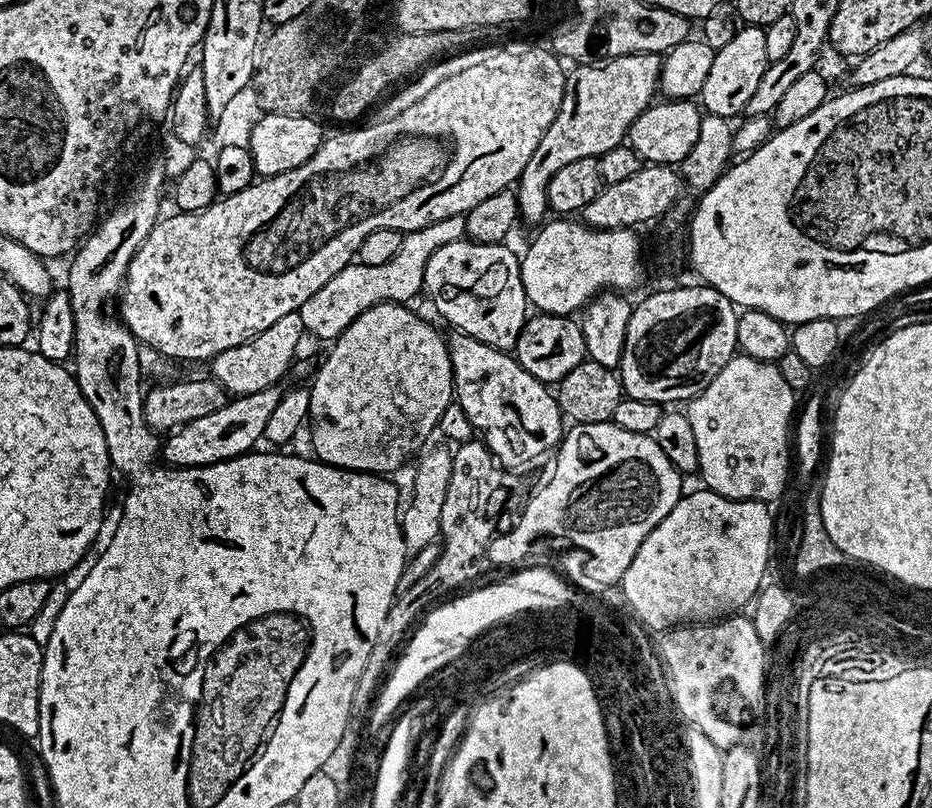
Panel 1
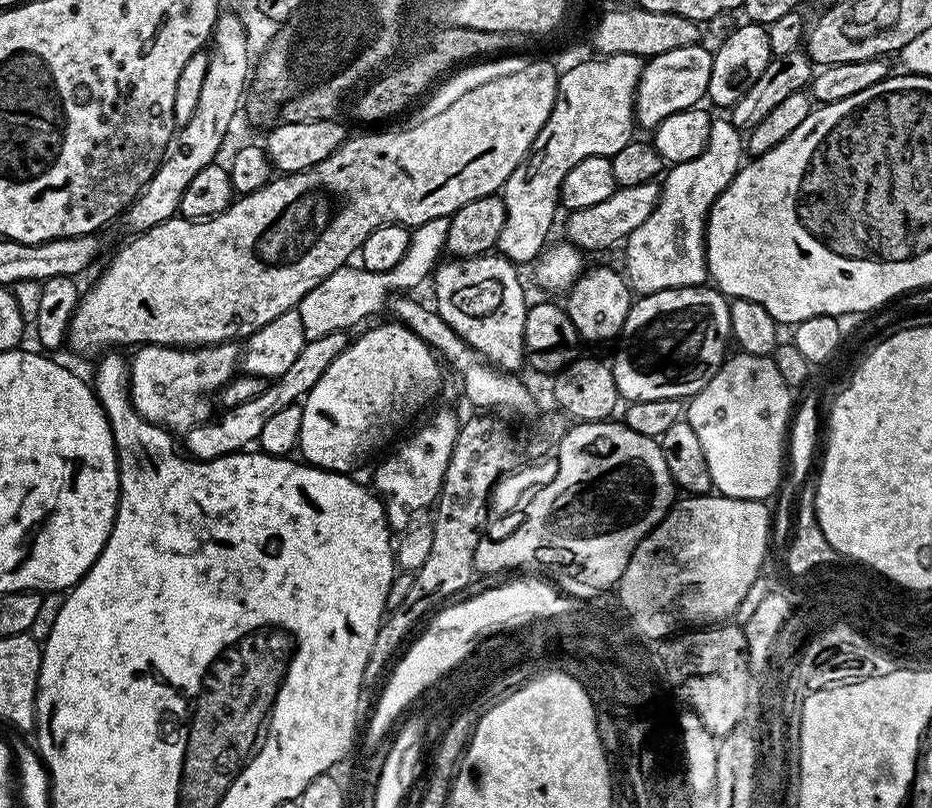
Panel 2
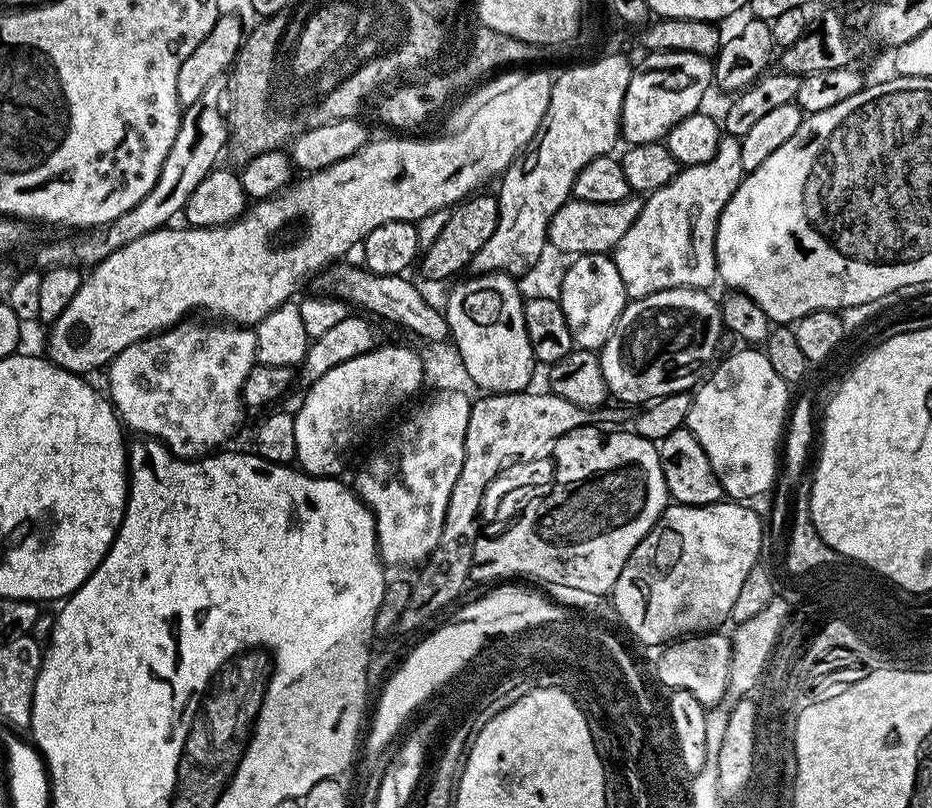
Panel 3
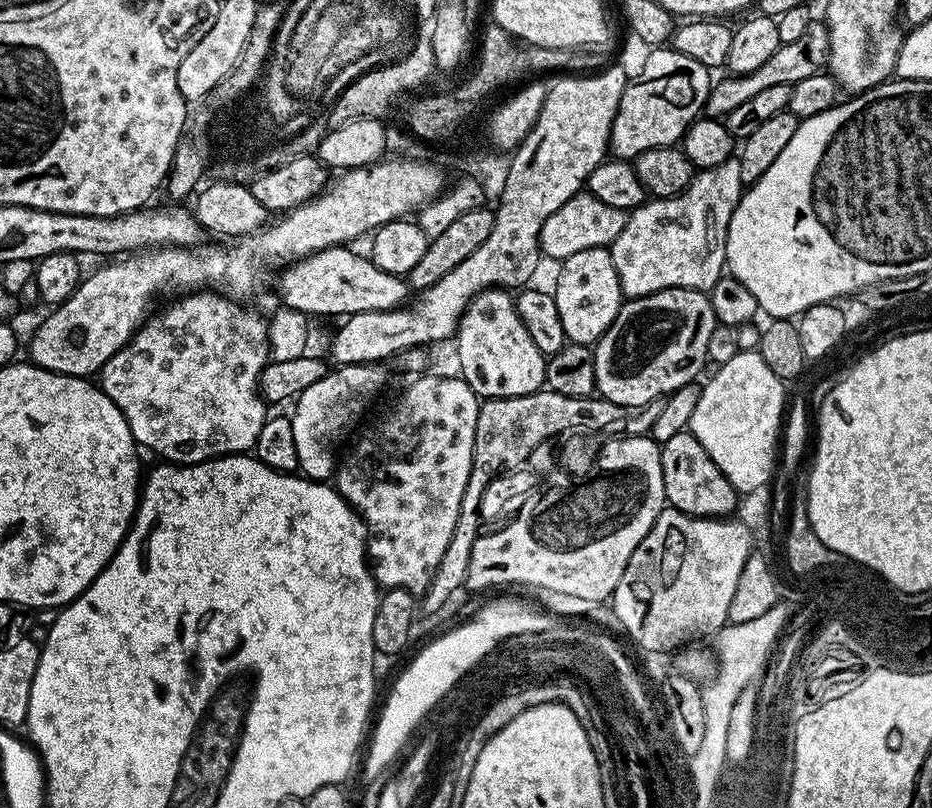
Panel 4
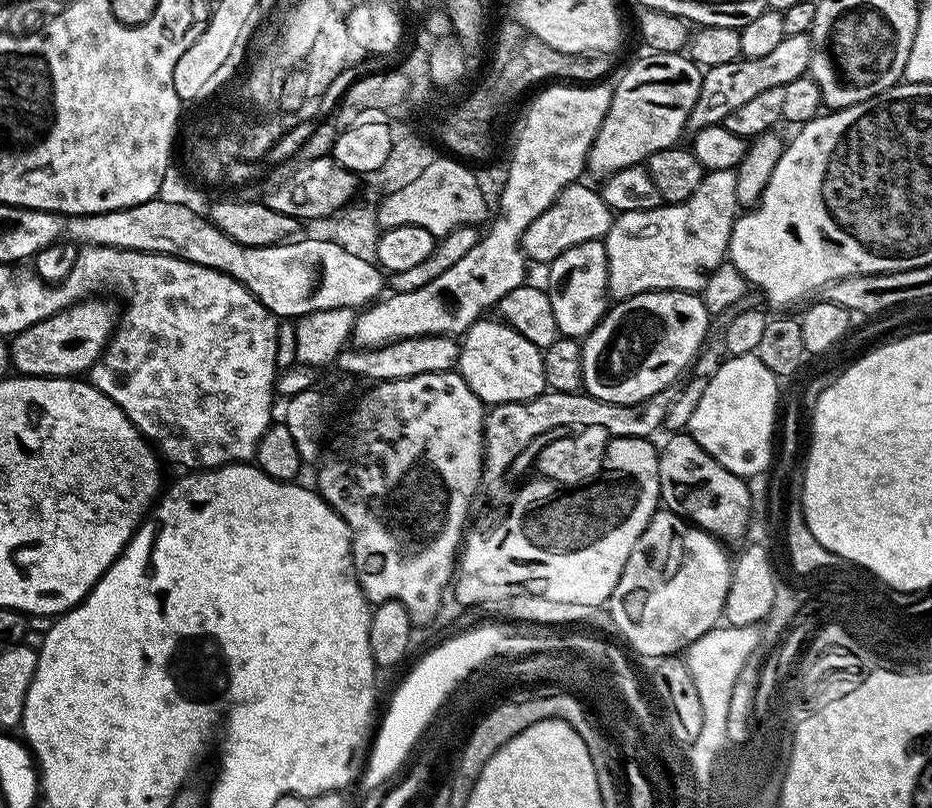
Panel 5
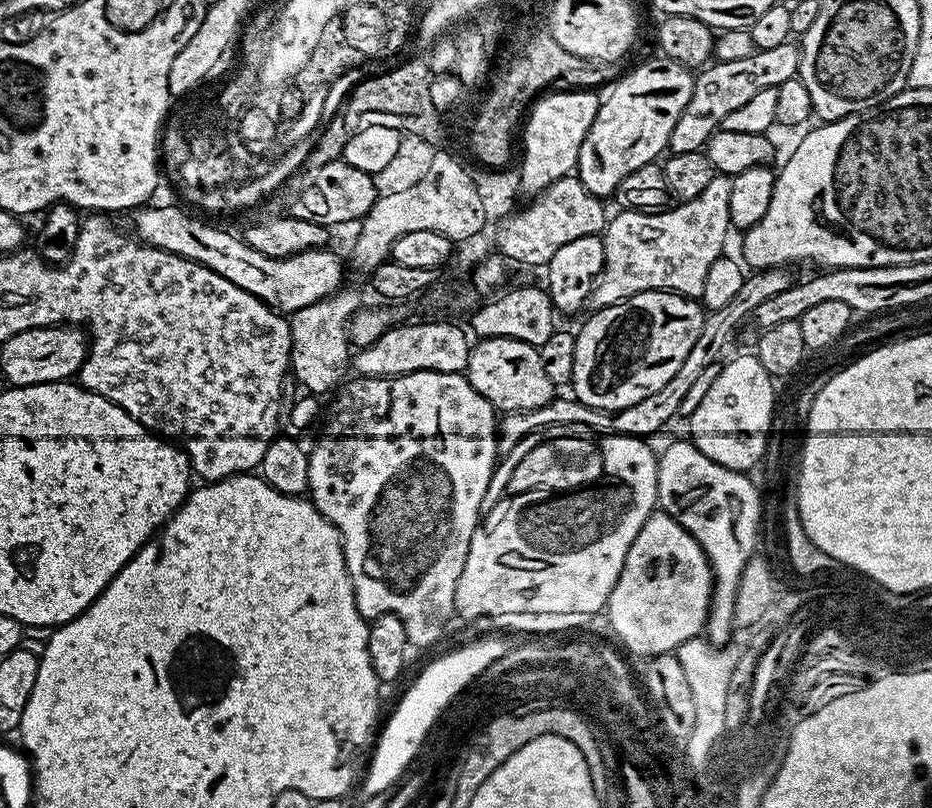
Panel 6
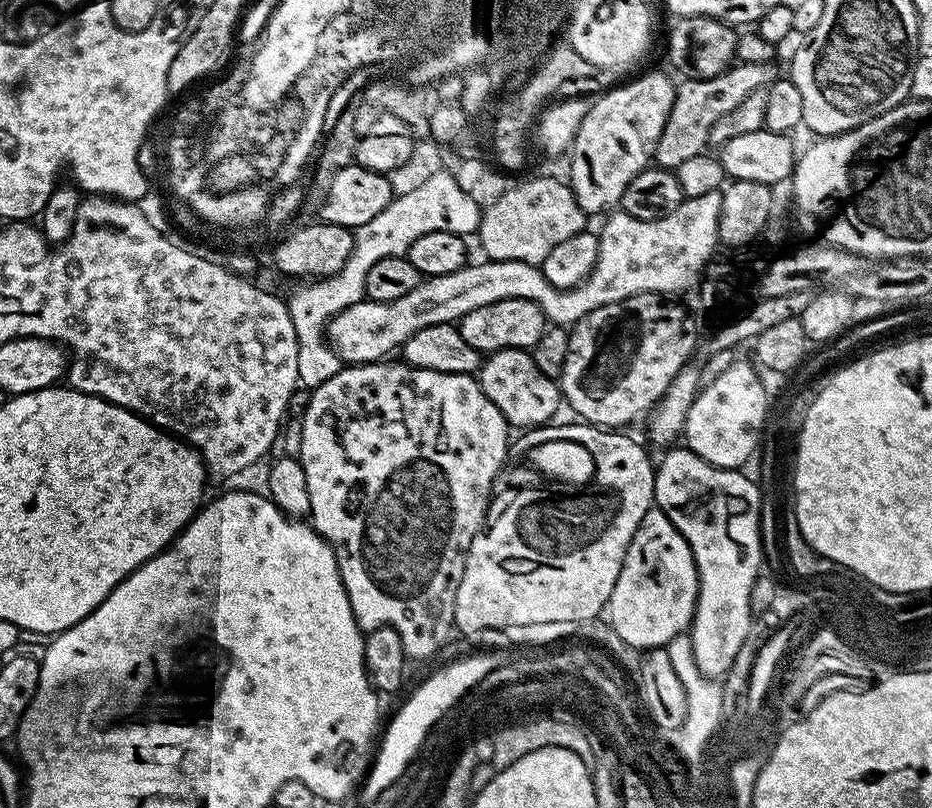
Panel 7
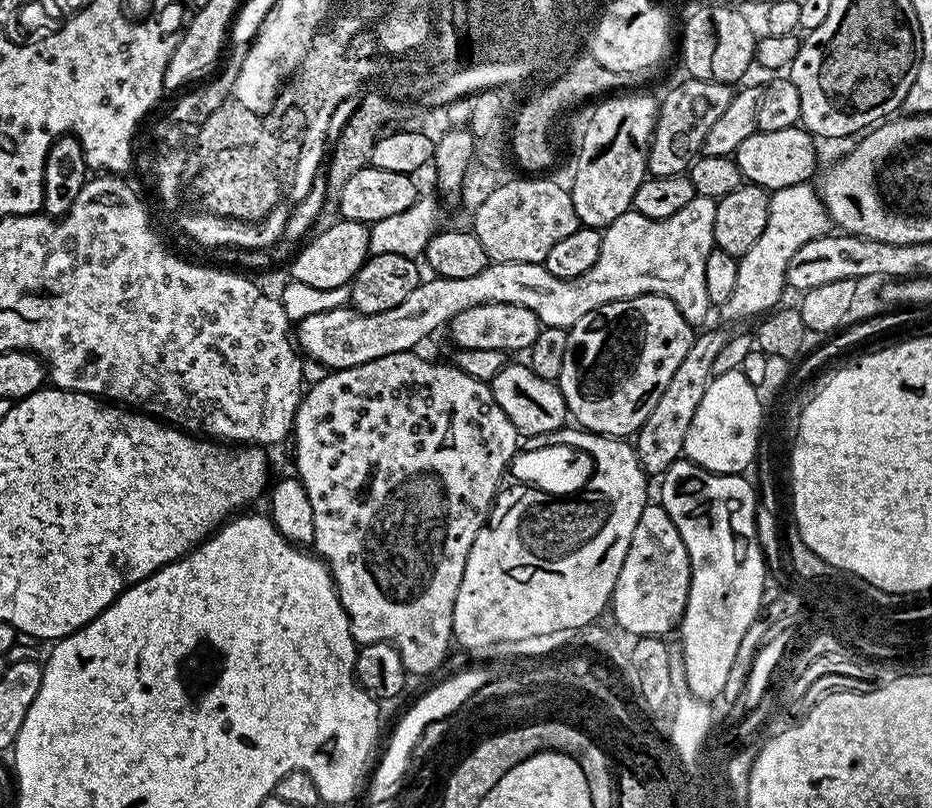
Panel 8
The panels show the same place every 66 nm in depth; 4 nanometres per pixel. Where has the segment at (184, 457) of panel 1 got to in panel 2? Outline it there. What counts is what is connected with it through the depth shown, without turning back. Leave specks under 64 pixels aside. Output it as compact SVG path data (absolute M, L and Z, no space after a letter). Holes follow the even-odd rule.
M347 331L334 332L326 334L325 337L307 341L298 358L291 363L290 370L273 379L262 394L241 405L221 411L221 416L219 413L206 423L190 429L183 437L187 448L185 451L193 459L212 460L214 457L226 456L255 445L260 439L266 422L270 422L270 418L274 418L278 410L286 410L286 406L303 401L314 386L314 382L318 382L318 378L326 370L326 366L330 366L330 362L334 362L334 358L338 358L338 354L342 354L342 350L348 347L349 343L350 336Z

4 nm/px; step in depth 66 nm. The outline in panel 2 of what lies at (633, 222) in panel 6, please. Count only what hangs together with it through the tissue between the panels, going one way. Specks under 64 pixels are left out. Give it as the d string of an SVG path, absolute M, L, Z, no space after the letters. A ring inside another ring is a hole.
M713 119L706 150L690 162L671 165L662 180L654 214L628 235L623 245L624 268L633 293L647 294L671 288L695 288L709 279L704 233L714 202L736 177L746 156L746 140L731 119Z

